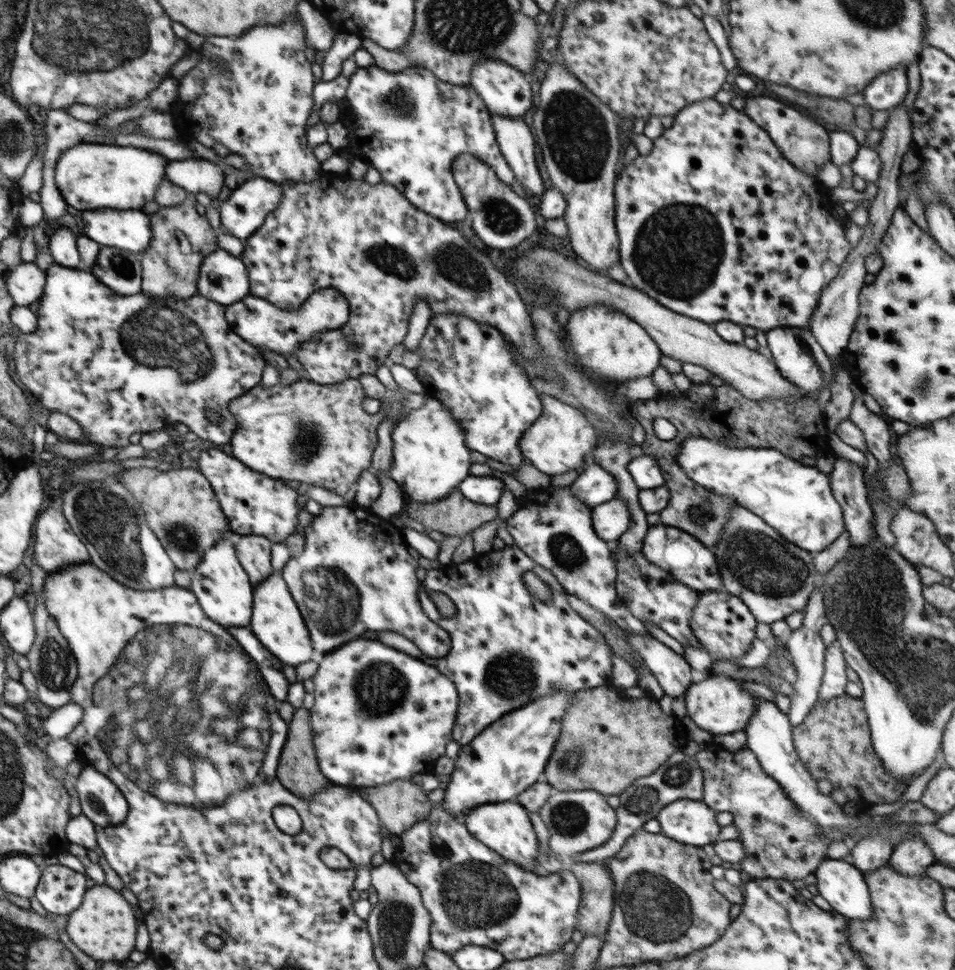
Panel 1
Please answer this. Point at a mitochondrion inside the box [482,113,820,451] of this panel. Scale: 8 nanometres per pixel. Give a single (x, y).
(675, 252)

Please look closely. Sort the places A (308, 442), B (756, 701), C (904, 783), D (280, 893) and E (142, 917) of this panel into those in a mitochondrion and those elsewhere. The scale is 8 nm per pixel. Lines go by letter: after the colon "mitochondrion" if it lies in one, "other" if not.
A: mitochondrion
B: other
C: other
D: other
E: other

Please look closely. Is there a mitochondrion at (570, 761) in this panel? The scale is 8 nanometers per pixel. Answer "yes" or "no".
yes

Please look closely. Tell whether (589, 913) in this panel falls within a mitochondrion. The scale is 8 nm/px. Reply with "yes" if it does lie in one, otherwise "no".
no

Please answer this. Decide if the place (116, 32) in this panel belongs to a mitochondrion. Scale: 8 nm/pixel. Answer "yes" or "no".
yes

